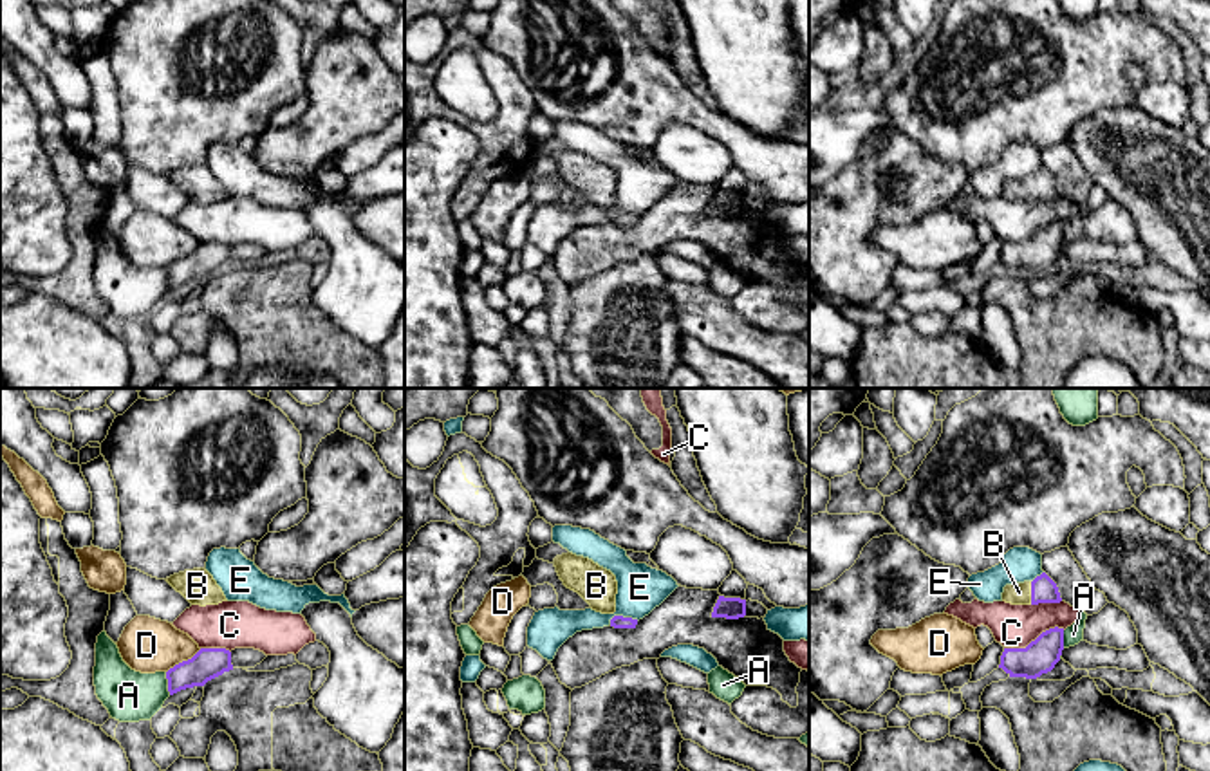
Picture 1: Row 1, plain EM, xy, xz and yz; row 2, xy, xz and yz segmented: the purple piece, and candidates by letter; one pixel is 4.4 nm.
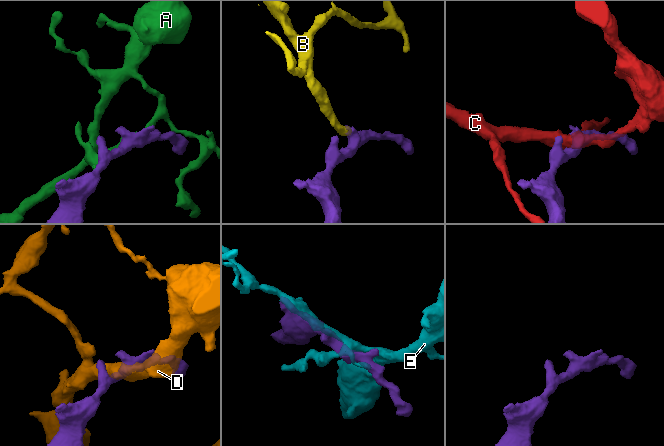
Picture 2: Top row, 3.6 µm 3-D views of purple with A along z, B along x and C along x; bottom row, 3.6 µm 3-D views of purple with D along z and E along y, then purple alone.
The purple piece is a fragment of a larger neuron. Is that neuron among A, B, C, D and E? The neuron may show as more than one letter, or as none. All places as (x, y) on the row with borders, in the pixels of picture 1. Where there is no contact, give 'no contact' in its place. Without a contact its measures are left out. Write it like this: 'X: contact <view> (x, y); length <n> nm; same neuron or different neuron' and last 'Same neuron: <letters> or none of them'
A: contact xy (168, 683); length 110 nm; different neuron
B: contact yz (1032, 593); length 100 nm; same neuron
C: contact yz (1035, 640); length 280 nm; different neuron
D: contact xy (183, 661); length 190 nm; different neuron
E: contact xz (622, 616); length 140 nm; different neuron
Same neuron: B

